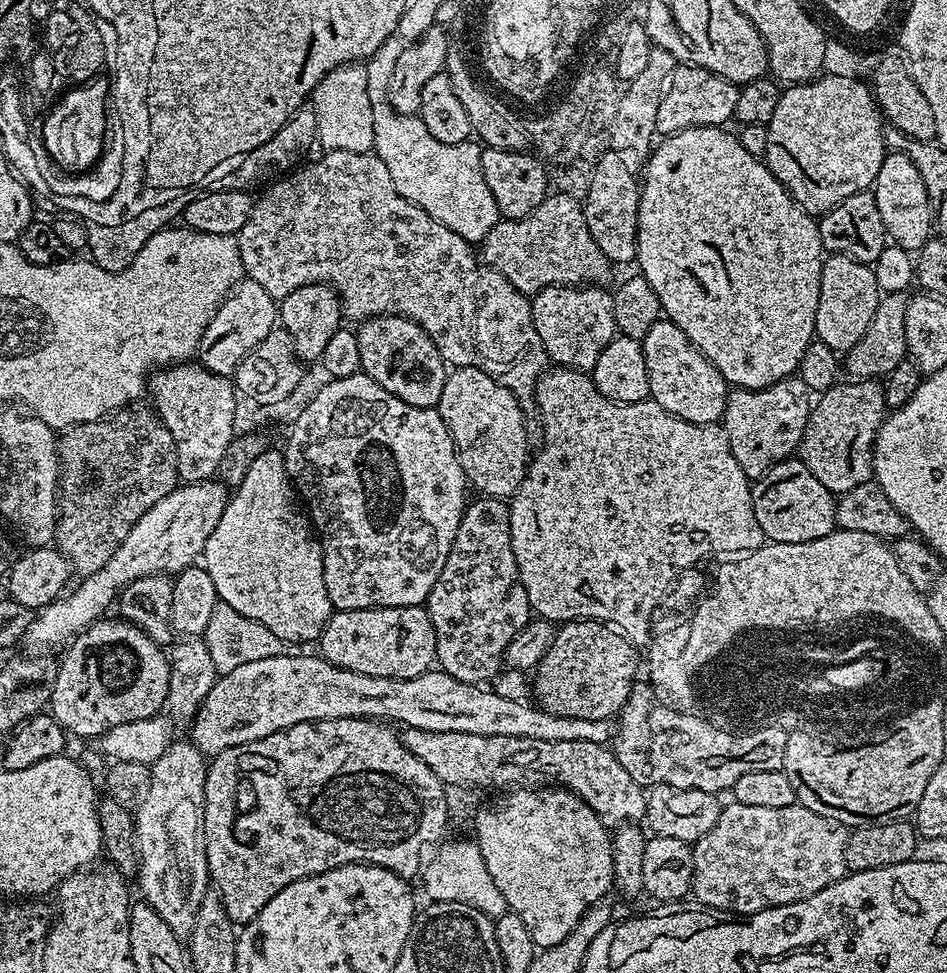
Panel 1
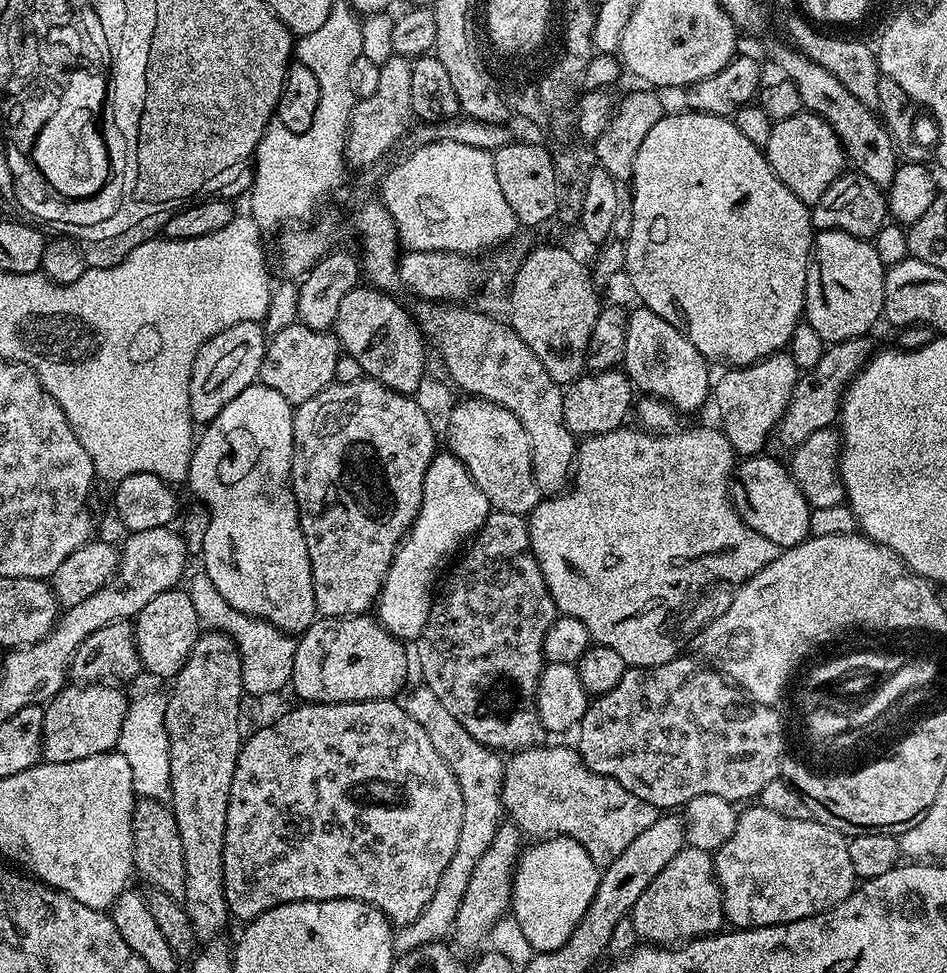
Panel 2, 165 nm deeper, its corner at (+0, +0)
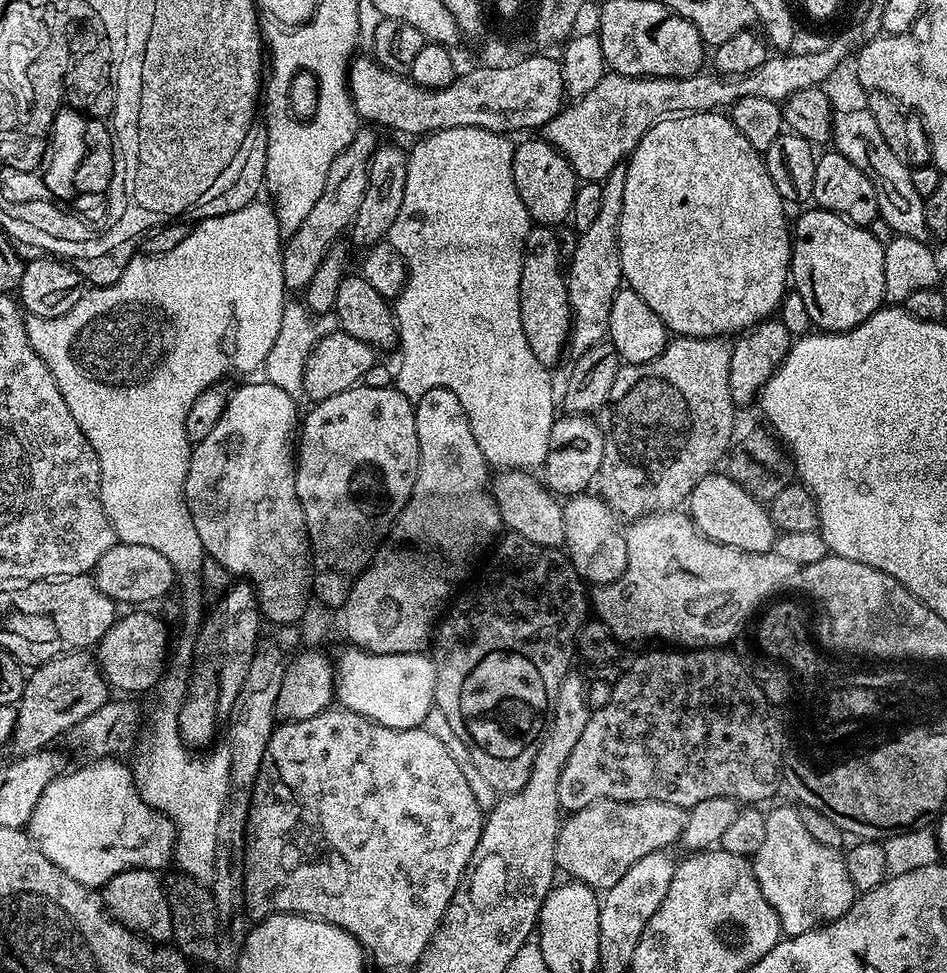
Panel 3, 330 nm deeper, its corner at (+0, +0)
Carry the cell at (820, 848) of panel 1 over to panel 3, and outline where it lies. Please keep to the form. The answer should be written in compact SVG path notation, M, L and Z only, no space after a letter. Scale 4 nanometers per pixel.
M795 807L776 808L772 813L769 811L764 821L765 837L750 863L766 902L773 907L774 914L780 919L781 933L785 937L806 934L831 920L842 918L842 914L850 910L858 895L855 886L848 881L843 855L837 849L822 846L822 842L815 840L806 830L806 826L802 826L802 818Z

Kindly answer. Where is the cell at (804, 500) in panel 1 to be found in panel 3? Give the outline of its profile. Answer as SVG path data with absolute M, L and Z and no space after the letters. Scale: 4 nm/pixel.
M717 470L703 476L688 495L686 506L693 520L712 540L747 552L770 552L775 549L778 525L772 520L772 513L765 501L753 496L743 484L733 480L727 471Z

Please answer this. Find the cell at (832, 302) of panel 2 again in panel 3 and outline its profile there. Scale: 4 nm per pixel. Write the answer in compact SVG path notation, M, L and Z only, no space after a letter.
M812 206L809 212L804 212L800 217L795 217L794 231L792 232L792 267L790 269L790 280L794 290L802 294L802 300L806 302L806 310L810 310L810 318L817 329L829 334L834 332L845 332L870 318L885 303L884 299L884 244L869 231L867 227L851 224L845 216L839 216L833 212L827 212L819 206Z

